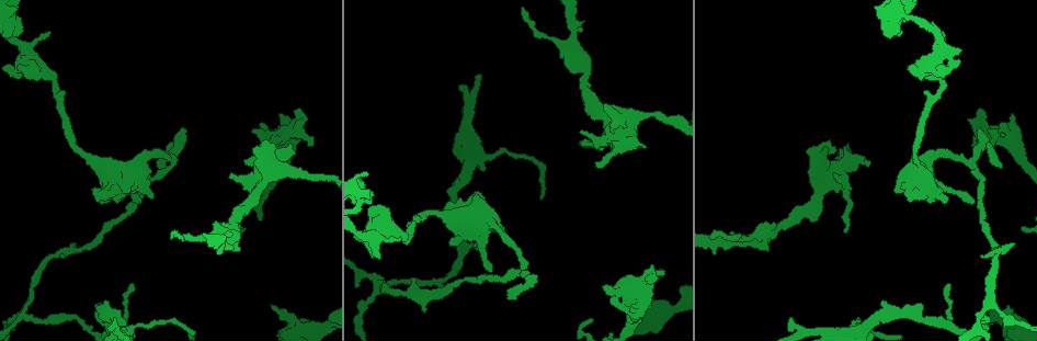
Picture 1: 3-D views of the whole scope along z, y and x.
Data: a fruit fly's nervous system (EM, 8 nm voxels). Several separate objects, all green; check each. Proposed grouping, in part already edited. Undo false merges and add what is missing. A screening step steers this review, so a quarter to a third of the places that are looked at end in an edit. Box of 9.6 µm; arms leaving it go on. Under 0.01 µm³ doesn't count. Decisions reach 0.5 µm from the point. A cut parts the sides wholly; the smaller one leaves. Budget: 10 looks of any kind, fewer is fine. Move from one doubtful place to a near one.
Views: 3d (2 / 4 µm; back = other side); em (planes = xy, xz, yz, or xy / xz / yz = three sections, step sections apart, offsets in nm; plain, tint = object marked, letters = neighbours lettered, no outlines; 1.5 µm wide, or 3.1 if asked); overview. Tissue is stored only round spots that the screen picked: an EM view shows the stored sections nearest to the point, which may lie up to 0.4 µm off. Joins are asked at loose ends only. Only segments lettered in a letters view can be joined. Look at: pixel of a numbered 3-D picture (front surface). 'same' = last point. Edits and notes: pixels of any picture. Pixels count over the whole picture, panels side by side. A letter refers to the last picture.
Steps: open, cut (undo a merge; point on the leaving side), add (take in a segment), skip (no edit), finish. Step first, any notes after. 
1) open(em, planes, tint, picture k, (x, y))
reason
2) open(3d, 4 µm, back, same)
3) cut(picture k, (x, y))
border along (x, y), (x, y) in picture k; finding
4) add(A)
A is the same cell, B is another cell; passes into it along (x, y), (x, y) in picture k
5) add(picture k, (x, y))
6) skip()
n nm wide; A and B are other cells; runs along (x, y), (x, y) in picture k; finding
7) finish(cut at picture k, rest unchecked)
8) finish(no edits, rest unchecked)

open(em, xy, step 8, tint, picture 1, (132, 284))

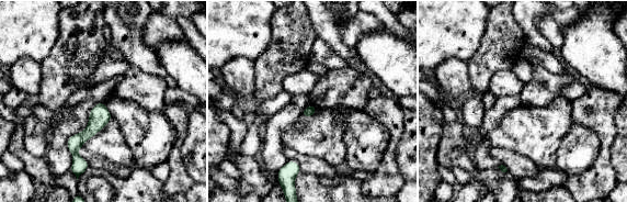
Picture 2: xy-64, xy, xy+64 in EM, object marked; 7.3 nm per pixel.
open(em, yz, step 8, letters, same)
cut it another way

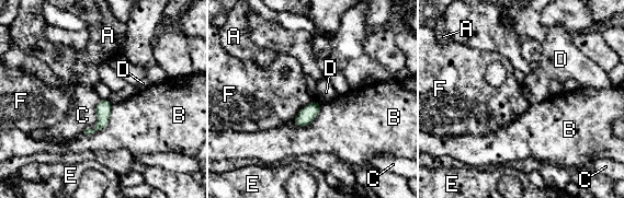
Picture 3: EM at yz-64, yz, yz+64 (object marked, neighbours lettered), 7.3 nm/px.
skip()
A, B, C, D, E and F are other cells; no lettered segment goes on from it

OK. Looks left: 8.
open(3d, 2 µm, picture 1, (247, 163))
stops while still wide

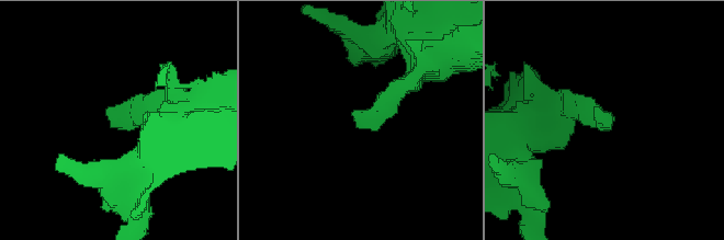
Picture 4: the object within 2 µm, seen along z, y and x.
open(em, planes, letters, picture 4, (357, 127))

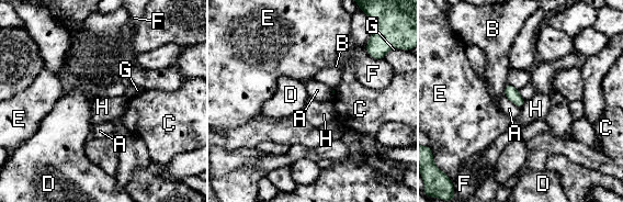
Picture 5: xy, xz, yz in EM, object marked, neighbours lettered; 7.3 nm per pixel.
skip()
A, B, C, D, E, F, G and H are other cells; border along (525, 100), (520, 109) in picture 5; no lettered segment goes on from it

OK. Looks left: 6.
open(3d, 2 µm, picture 1, (251, 131))
an open end

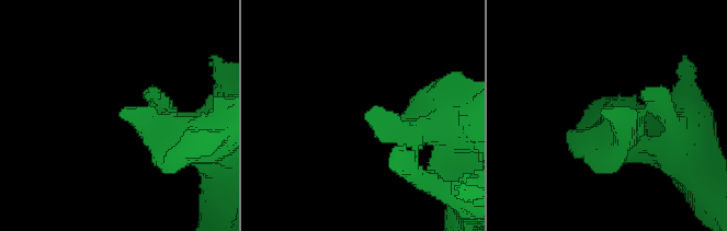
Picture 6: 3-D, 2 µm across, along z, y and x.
open(em, planes, plain, picture 6, (366, 114))
now the EM

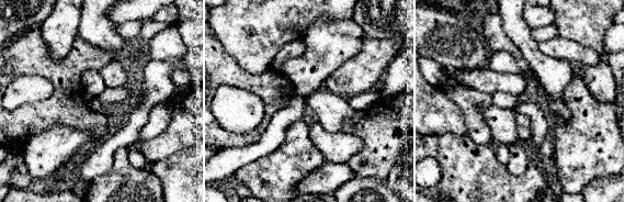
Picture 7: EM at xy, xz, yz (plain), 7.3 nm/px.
open(em, planes, letters, same)
what lies round it

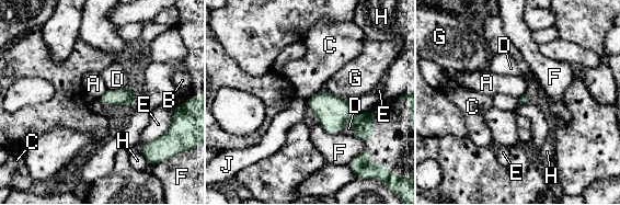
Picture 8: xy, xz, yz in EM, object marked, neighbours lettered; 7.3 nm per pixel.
skip()
A, B, C, D, E, F, G, H and J are other cells; border along (322, 90), (314, 93), (308, 100) in picture 8; no lettered segment goes on from it

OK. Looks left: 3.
open(3d, 4 µm, picture 1, (274, 307))
an open end

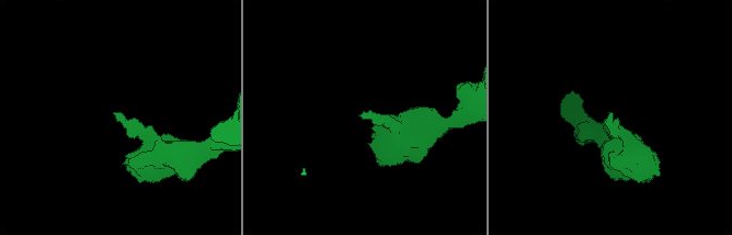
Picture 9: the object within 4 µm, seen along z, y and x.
open(em, yz, step 4, tint, picture 9, (361, 116))

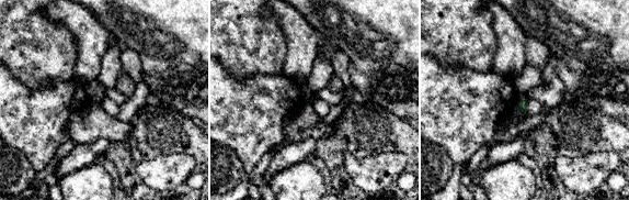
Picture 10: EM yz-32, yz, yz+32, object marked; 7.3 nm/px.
open(em, planes, letters, same)

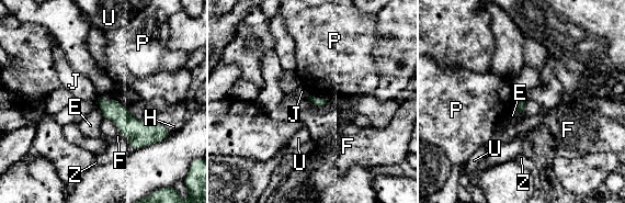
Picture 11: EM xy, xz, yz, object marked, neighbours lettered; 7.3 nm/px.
add(Z)
Z is the same cell, E, F, H, J, P and U are other cells; it goes on there

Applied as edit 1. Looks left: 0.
finish(add at picture 11, rest unchecked)

